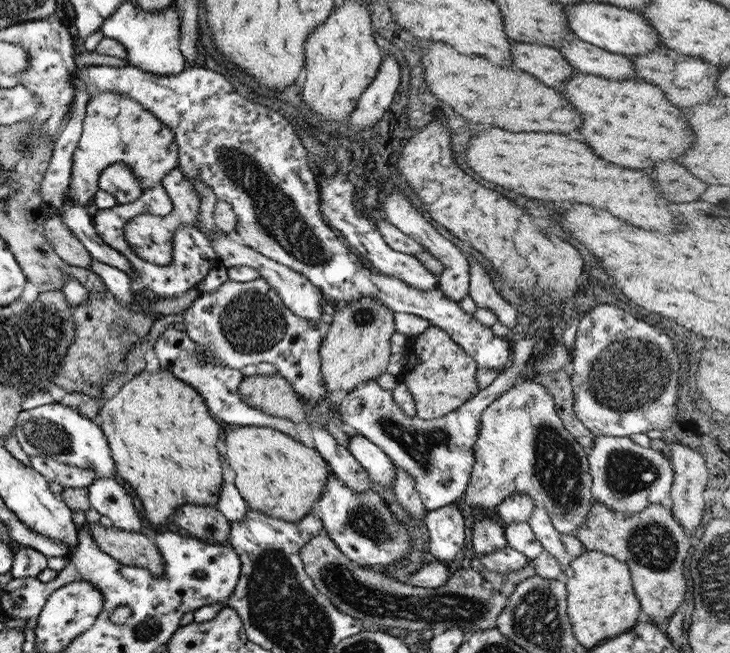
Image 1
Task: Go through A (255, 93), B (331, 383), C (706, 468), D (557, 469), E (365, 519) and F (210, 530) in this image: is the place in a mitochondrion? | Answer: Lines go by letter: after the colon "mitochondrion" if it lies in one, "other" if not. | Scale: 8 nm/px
A: other
B: other
C: other
D: mitochondrion
E: mitochondrion
F: other

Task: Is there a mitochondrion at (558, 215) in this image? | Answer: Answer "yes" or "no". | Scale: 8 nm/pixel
no

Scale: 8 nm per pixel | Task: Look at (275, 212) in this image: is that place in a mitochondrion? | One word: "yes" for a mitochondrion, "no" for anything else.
yes

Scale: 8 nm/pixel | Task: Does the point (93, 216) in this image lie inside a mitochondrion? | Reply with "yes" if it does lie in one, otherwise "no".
no

